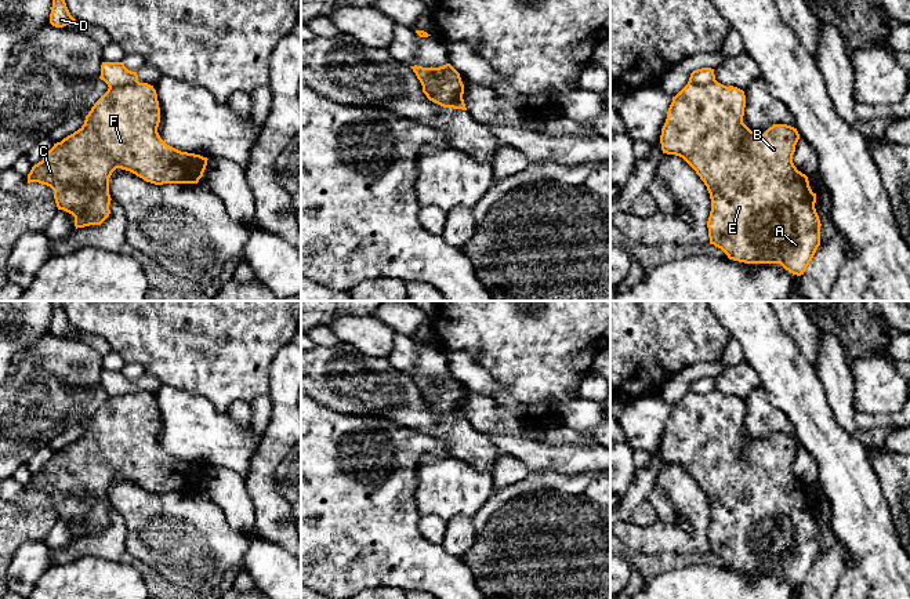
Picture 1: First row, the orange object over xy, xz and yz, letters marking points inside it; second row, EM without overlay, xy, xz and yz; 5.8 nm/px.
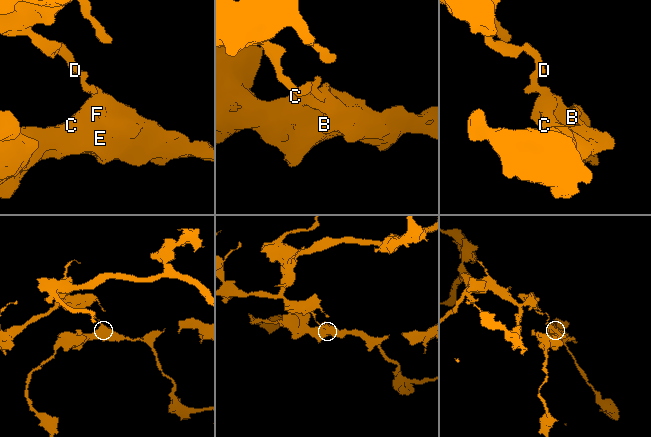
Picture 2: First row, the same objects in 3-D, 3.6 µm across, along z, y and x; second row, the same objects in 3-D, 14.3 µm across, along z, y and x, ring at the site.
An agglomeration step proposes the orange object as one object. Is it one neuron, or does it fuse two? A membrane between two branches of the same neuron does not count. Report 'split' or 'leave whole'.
split

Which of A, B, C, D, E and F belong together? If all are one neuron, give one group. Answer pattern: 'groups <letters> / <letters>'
groups A B C E F / D

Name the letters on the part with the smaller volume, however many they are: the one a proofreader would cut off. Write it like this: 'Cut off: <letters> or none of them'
Cut off: A, B, C, E, F

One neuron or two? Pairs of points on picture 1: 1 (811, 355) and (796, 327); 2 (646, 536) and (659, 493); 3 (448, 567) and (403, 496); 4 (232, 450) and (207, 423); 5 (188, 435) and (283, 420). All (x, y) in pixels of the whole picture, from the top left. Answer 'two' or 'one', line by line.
1: one
2: two
3: one
4: one
5: two

